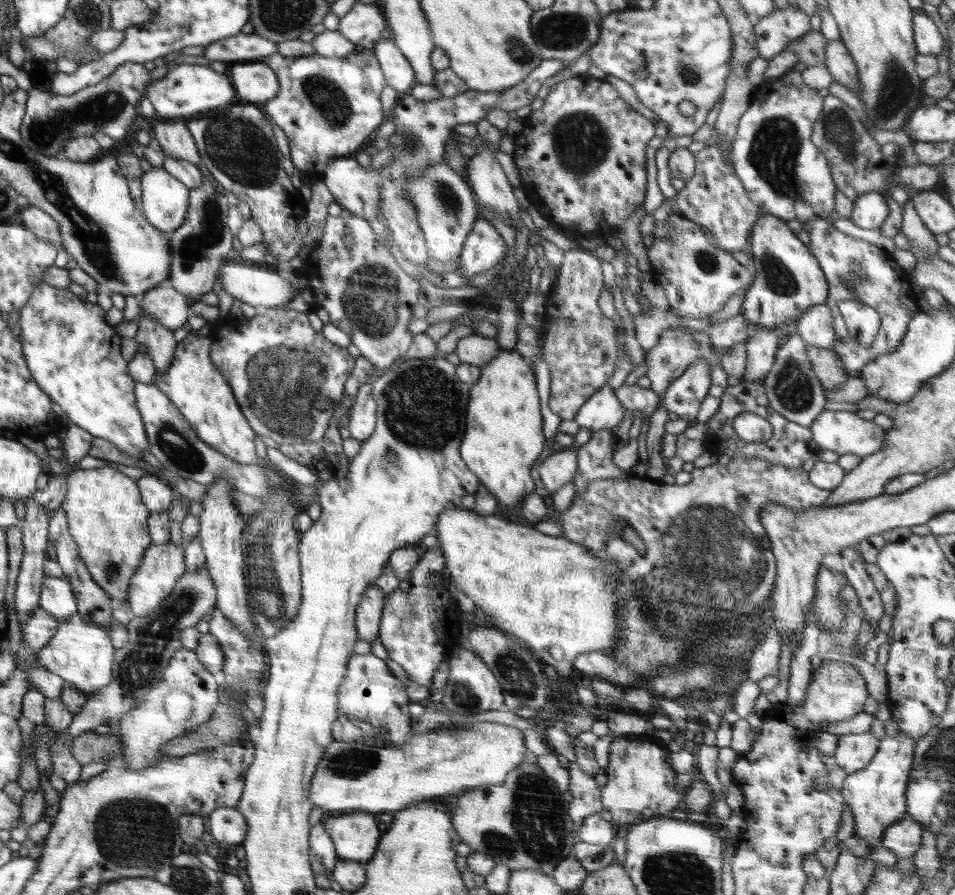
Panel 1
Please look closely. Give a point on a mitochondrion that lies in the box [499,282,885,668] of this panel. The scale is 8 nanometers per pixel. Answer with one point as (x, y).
(705, 544)

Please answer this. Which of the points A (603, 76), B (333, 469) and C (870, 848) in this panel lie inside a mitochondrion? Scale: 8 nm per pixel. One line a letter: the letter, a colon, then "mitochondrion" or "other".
A: other
B: other
C: other

